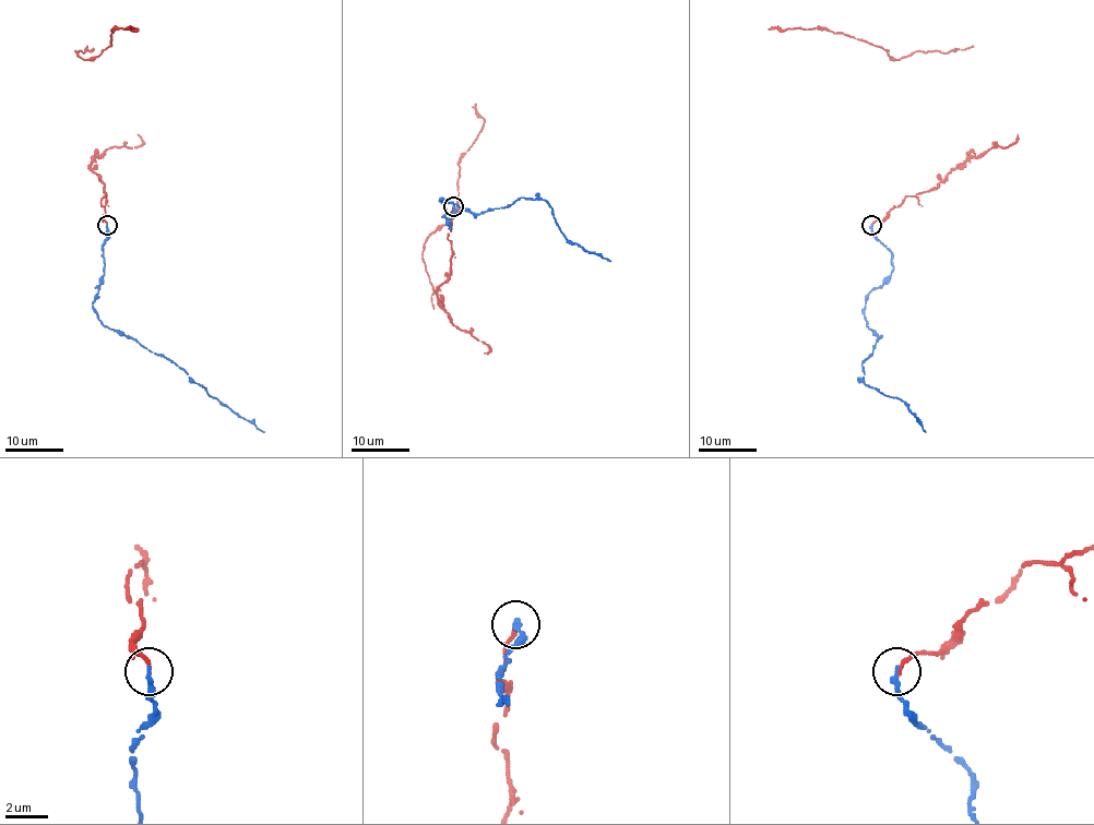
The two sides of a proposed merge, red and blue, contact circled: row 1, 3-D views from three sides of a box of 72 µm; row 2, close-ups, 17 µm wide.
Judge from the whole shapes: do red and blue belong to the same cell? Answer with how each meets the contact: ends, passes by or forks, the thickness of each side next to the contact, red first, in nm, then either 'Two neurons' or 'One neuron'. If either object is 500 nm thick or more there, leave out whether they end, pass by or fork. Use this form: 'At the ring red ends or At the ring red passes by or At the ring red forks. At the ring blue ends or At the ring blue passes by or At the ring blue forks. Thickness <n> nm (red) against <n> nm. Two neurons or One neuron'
At the ring red ends. At the ring blue ends. Thickness 190 nm (red) against 280 nm. One neuron

